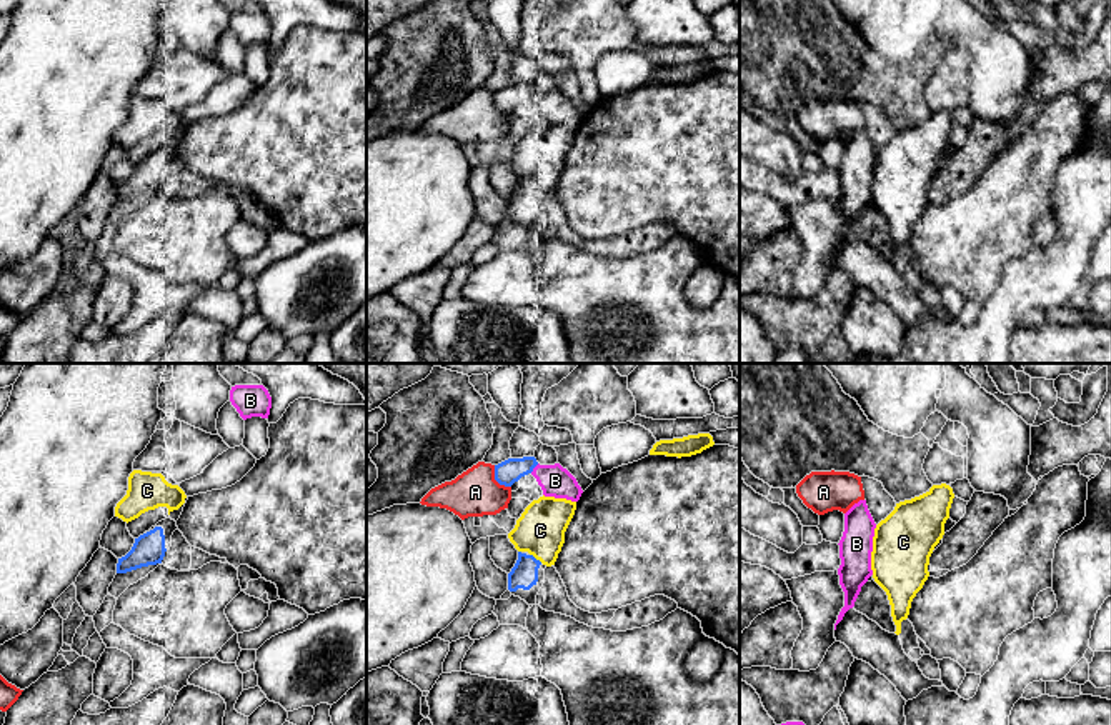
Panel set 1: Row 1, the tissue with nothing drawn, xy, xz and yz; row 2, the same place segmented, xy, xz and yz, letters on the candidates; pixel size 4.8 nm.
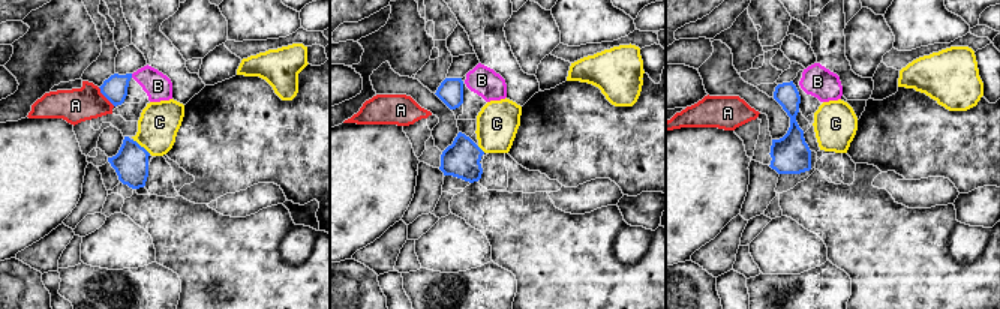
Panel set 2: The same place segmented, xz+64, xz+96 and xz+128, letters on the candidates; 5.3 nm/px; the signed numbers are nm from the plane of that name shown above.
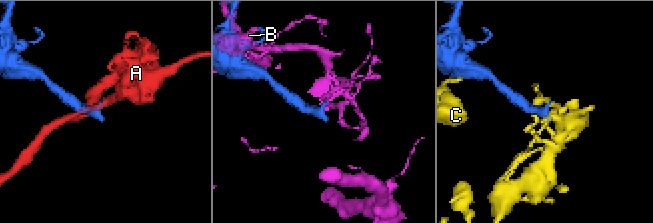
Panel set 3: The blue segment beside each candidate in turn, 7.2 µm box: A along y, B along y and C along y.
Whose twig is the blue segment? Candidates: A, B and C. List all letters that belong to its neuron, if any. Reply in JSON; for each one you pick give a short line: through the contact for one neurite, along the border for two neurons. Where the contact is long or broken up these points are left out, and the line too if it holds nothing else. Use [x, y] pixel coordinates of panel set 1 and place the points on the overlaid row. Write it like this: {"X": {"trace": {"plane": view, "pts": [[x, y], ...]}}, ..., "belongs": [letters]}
{"belongs": []}

